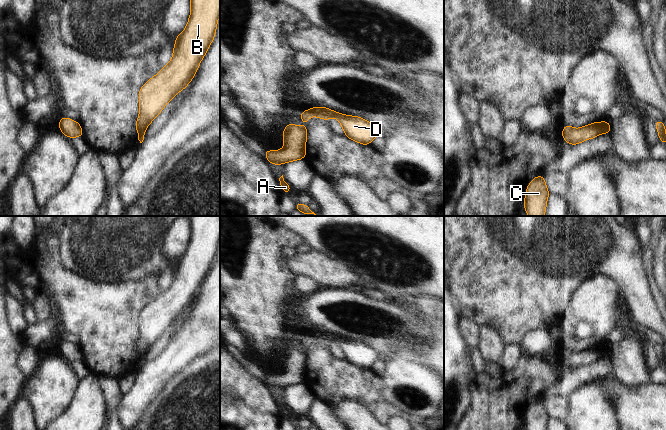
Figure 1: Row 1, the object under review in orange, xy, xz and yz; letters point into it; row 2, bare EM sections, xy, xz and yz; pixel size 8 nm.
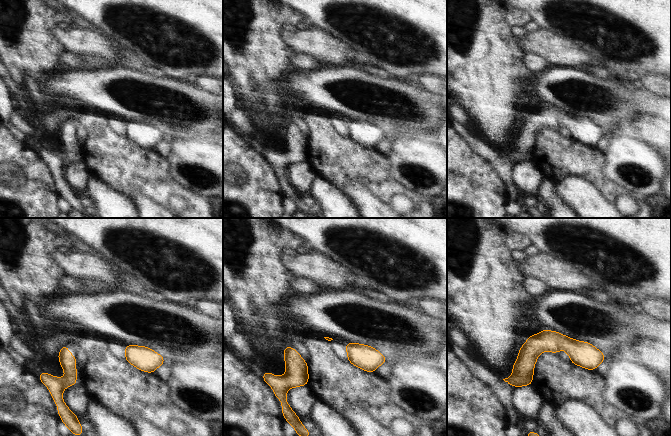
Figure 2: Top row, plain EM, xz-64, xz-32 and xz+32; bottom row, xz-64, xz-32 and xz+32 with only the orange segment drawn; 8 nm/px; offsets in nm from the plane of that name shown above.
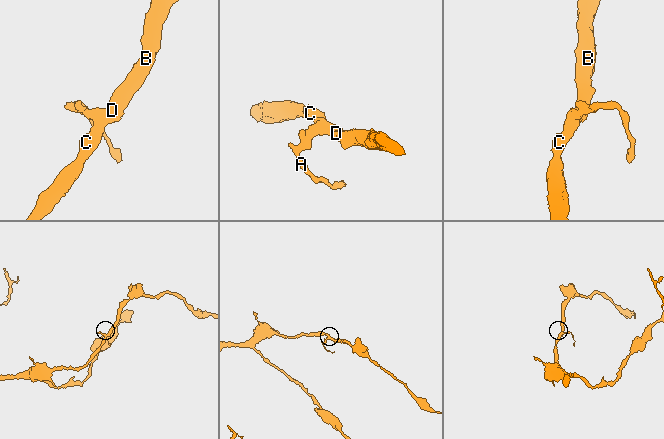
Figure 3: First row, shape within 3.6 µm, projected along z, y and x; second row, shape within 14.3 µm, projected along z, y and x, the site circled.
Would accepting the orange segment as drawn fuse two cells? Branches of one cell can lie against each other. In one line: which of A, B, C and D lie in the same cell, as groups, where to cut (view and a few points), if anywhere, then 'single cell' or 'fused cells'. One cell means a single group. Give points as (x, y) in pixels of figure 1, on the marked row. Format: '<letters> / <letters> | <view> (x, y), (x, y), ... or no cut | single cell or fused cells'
A B C D | no cut | single cell

